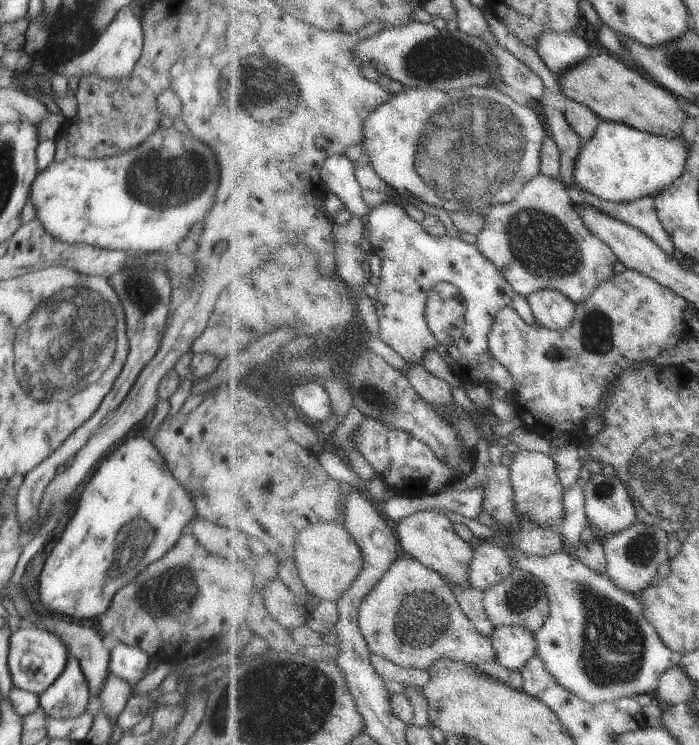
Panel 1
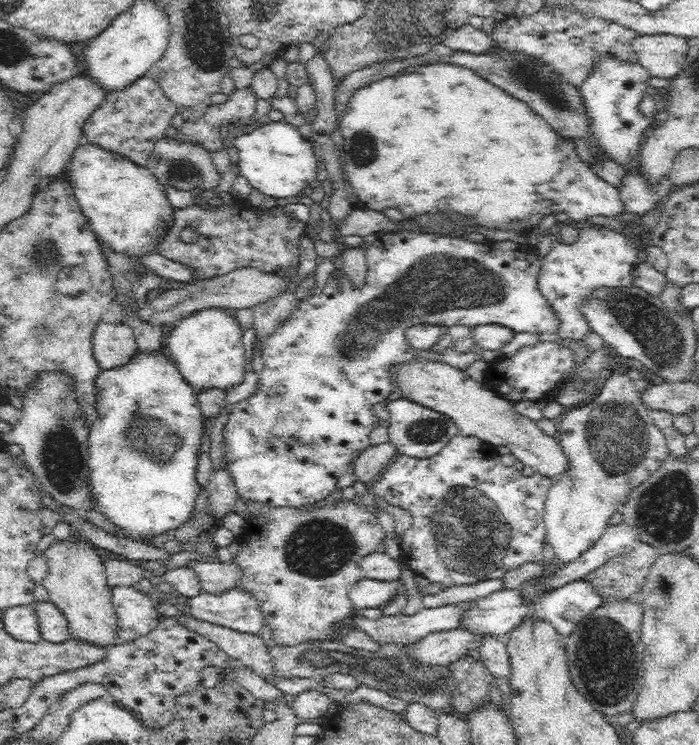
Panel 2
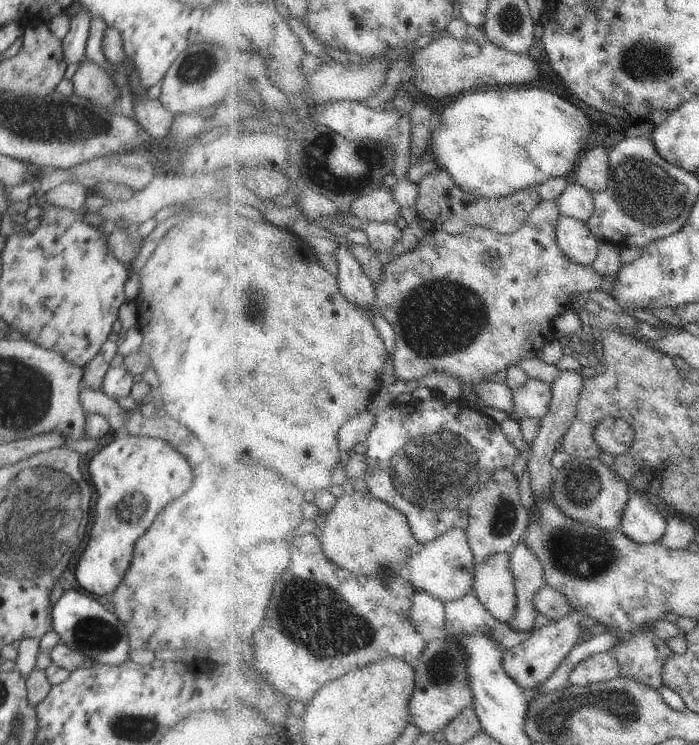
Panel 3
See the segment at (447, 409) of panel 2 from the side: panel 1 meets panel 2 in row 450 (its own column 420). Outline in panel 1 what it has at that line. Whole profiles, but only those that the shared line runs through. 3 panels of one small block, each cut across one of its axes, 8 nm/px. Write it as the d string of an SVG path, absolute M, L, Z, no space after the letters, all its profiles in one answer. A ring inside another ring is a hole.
M421 510L400 520L397 532L404 554L417 558L420 562L426 563L426 566L437 570L449 584L453 583L463 589L474 587L471 581L471 568L477 549L458 534L455 524L448 516L444 516L439 510Z

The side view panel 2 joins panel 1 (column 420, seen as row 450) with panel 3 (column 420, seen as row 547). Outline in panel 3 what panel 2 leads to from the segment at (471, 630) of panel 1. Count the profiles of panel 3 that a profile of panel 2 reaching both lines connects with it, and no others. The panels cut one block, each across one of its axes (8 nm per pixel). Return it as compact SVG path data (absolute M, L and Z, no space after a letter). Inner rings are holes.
M456 528L431 542L412 558L406 575L417 590L430 592L432 596L450 602L467 597L475 590L477 575L475 551L471 546L468 530Z

